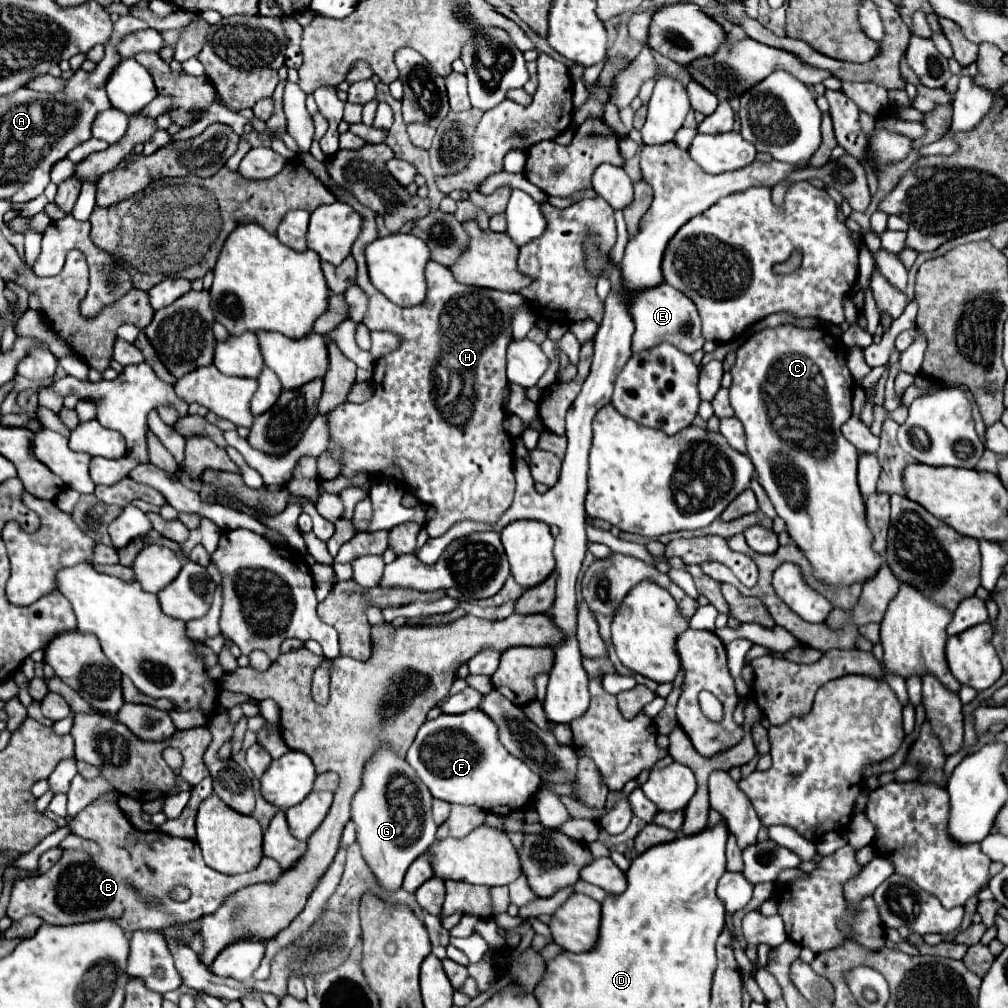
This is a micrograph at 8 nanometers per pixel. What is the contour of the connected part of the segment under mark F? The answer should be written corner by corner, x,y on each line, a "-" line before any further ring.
482,710
458,716
440,714
434,720
426,720
406,760
434,798
450,804
474,804
494,814
524,810
542,782
538,774
500,744
496,724

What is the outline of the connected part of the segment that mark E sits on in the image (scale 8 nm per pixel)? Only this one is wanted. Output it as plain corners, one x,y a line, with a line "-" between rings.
666,282
662,286
656,286
652,290
632,296
630,314
636,324
636,332
632,338
634,352
648,350
662,342
668,342
686,354
694,354
696,350
700,350
704,346
704,336
700,332
700,316
698,316
694,302
688,302
688,296
680,294
680,290
668,286

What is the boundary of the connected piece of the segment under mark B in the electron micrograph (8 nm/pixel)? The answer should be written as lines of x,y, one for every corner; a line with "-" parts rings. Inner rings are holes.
102,798
70,818
68,826
72,834
96,842
100,852
88,854
86,850
68,848
46,874
16,880
6,910
12,920
36,914
46,924
70,926
108,918
118,922
128,934
134,930
162,930
176,922
190,922
212,914
236,890
258,882
272,882
282,874
280,864
266,856
258,868
246,874
220,874
204,864
196,840
172,838
160,830
140,832
128,822
116,802
-
178,884
188,886
192,892
186,902
174,902
168,896

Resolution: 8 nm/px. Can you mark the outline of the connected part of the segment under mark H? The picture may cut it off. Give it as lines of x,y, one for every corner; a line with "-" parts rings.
332,186
334,190
342,190
342,202
346,202
348,206
352,206
364,220
362,224
362,230
360,230
360,236
356,238
354,246
352,246
352,256
358,264
358,276
356,276
356,284
368,294
368,310
366,310
366,318
362,320
368,330
388,330
388,332
394,332
402,338
402,346
398,350
394,350
392,354
386,354
382,356
378,362
376,362
376,368
374,368
374,396
364,402
364,404
350,404
350,402
344,402
340,404
338,408
334,408
332,412
328,412
328,430
330,430
330,442
328,442
328,452
330,456
342,464
342,470
340,474
346,476
346,478
352,478
356,476
358,472
364,472
368,476
384,476
384,478
394,478
398,480
404,490
412,492
422,504
426,506
432,506
436,510
436,516
430,518
426,522
426,530
428,530
428,536
430,538
438,538
440,534
444,534
452,524
460,522
460,520
486,520
486,522
496,522
496,518
500,518
512,504
512,498
514,498
514,490
516,490
516,482
514,482
514,454
512,454
512,440
510,436
506,434
506,430
502,428
502,420
504,420
504,388
508,384
506,380
506,346
510,344
512,340
512,330
510,330
510,320
512,320
512,310
516,310
516,306
520,306
520,302
524,302
524,298
516,292
508,294
508,292
498,292
498,290
488,290
488,288
474,288
474,286
464,286
464,284
458,284
454,278
452,278
452,272
446,268
446,266
440,266
436,262
428,262
426,266
426,300
418,306
412,306
412,308
402,308
402,306
394,306
384,294
380,294
370,278
368,278
368,272
366,272
366,262
364,262
364,244
372,242
378,238
378,232
376,232
376,212
362,206
346,188
340,188
340,186

